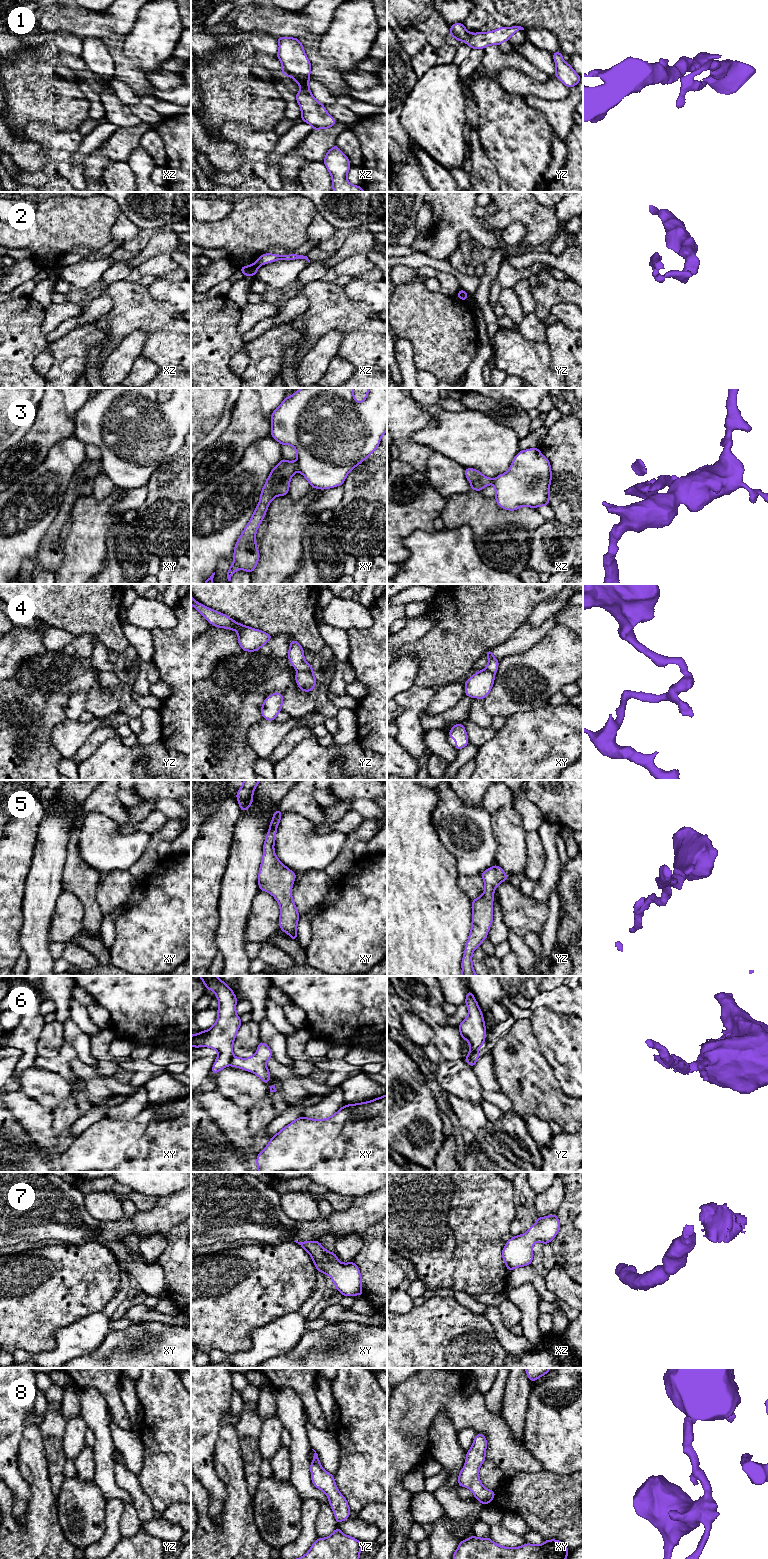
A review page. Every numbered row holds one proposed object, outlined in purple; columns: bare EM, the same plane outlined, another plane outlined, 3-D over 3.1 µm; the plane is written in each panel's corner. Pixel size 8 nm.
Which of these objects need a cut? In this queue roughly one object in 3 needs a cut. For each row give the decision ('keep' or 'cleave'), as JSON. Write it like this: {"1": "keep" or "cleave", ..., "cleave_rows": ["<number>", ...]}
{"1": "keep", "2": "cleave", "3": "cleave", "4": "cleave", "5": "keep", "6": "cleave", "7": "keep", "8": "keep", "cleave_rows": ["2", "3", "4", "6"]}

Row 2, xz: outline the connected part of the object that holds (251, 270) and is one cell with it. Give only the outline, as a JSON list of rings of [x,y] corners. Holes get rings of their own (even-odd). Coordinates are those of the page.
[[[252,263],[249,266],[243,266],[239,269],[245,276],[255,276],[258,270],[258,265]]]

